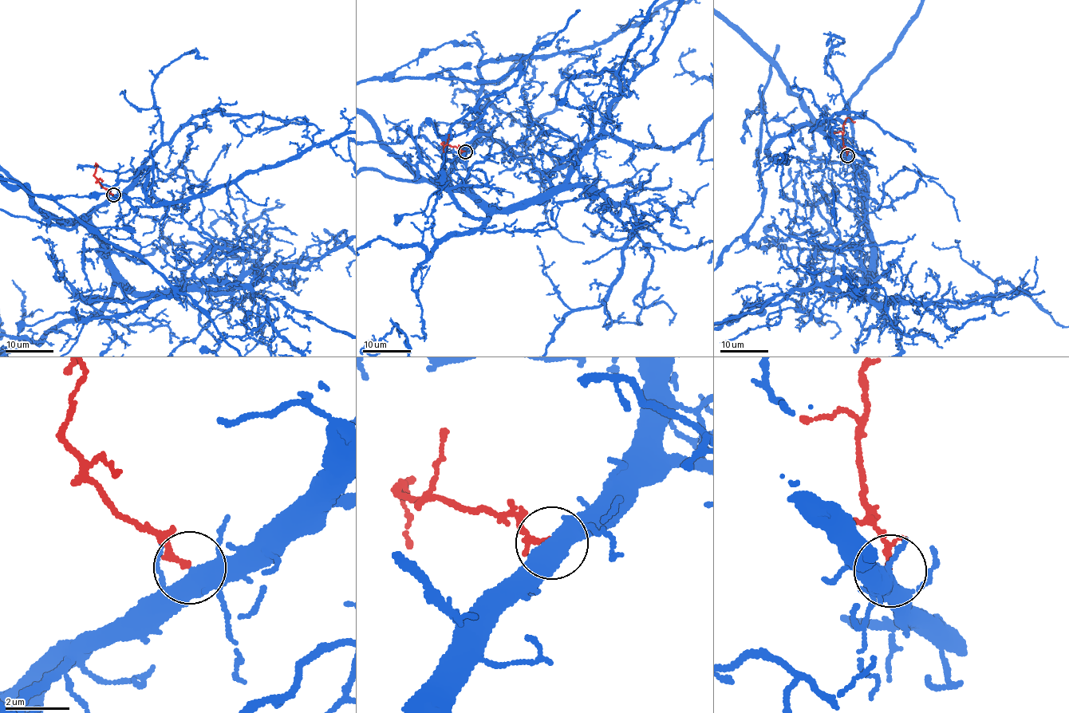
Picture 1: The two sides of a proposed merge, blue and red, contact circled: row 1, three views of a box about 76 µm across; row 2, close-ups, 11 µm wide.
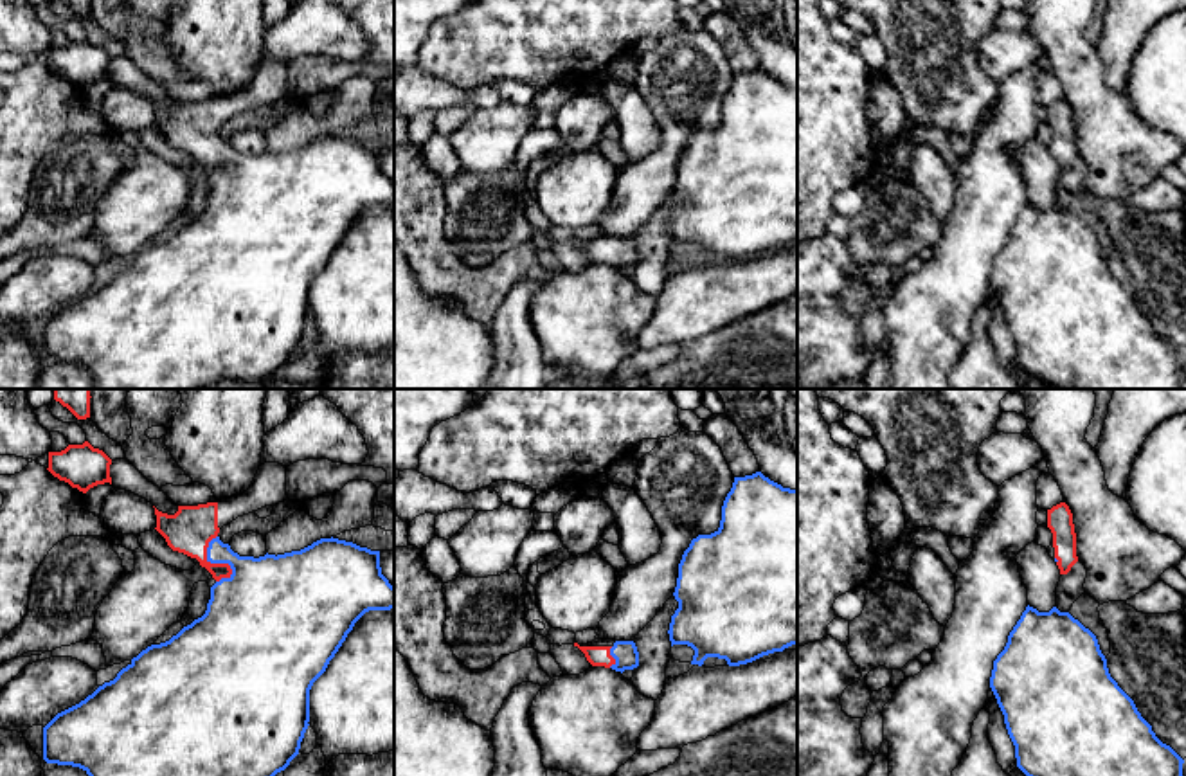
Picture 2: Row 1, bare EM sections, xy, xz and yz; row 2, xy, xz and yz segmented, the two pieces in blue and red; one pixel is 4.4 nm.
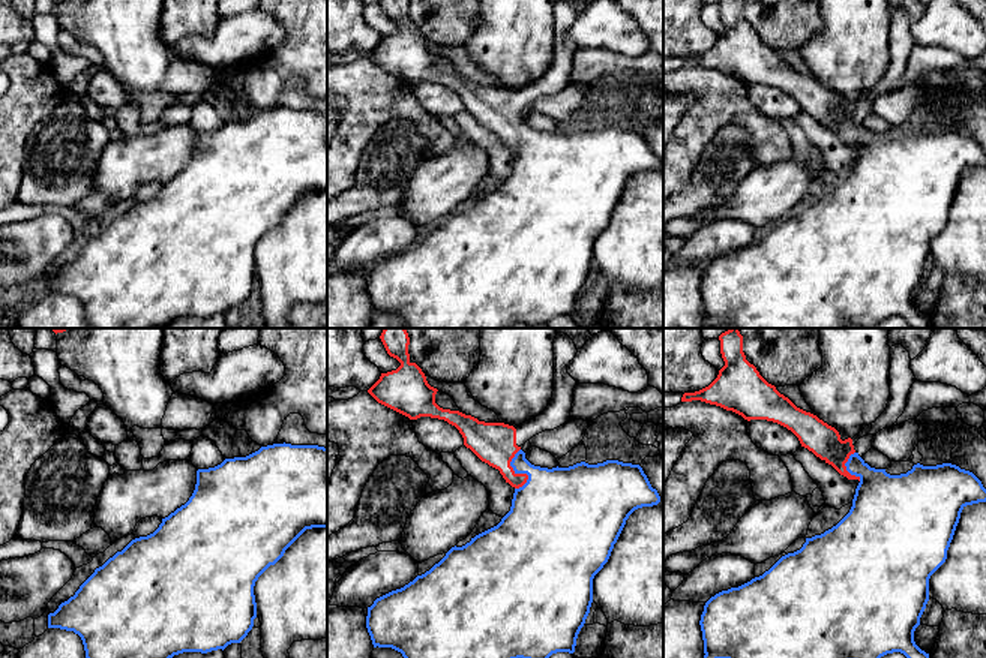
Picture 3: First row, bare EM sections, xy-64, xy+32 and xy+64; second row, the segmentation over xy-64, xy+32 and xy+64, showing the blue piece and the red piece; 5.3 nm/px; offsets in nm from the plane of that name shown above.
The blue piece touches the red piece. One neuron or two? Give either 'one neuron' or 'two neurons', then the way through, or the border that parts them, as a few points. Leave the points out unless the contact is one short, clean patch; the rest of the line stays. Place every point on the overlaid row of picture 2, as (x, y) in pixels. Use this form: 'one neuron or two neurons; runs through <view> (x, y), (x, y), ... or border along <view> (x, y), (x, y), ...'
one neuron; runs through xy (260, 598), (227, 564), (216, 562), (191, 528)

